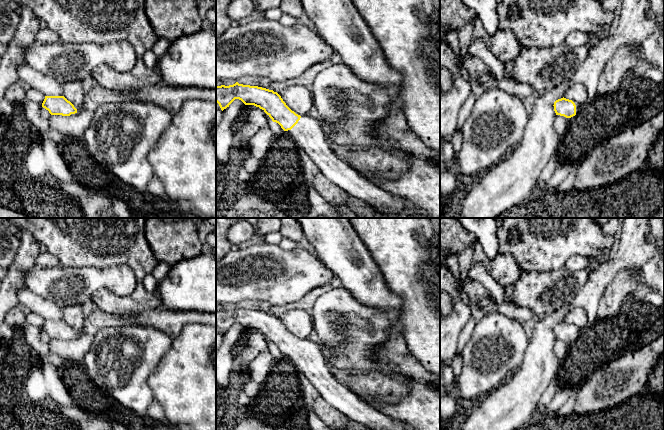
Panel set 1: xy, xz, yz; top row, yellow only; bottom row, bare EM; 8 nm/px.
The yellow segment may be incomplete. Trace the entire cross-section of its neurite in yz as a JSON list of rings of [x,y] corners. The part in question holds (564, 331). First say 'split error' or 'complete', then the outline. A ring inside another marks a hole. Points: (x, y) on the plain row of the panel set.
complete | [[[561,322],[554,326],[554,335],[556,339],[571,342],[576,339],[576,329],[572,324]]]

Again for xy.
complete | [[[45,320],[42,331],[48,334],[51,339],[70,340],[77,337],[74,329],[64,320]]]

